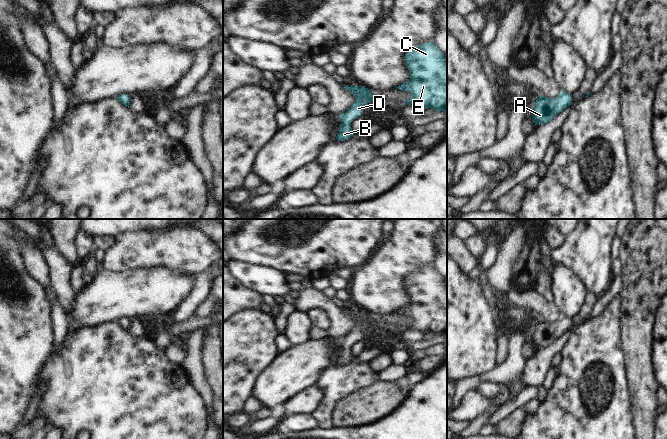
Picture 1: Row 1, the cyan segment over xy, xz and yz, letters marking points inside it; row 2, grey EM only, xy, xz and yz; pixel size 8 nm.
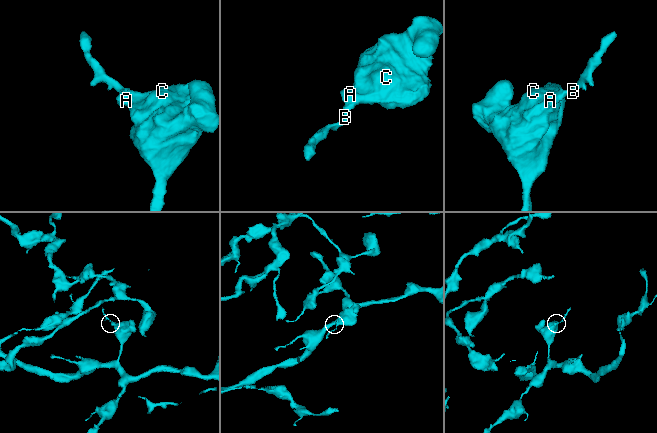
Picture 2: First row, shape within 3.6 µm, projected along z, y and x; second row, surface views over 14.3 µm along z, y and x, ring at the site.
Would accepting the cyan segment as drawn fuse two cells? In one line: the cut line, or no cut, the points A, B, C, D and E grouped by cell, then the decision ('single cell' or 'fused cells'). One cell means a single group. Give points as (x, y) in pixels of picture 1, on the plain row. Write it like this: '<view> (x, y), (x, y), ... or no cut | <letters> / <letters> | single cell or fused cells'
no cut | A B C D E | single cell

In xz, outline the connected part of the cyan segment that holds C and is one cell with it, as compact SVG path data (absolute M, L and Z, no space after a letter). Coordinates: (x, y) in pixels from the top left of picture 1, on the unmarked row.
M433 265L423 267L408 275L405 278L405 285L410 295L410 304L396 312L411 317L412 321L404 324L407 329L447 336L447 284L439 272Z

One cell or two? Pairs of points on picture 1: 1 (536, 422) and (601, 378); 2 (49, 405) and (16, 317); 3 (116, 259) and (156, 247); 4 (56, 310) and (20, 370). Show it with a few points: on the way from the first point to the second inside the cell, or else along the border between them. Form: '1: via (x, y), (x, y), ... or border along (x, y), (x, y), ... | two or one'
1: via (552, 422), (557, 422), (585, 394) | one
2: border along (49, 355), (38, 377), (35, 389) | two
3: via (126, 254), (130, 251), (146, 250) | one
4: border along (50, 308), (49, 321), (53, 344) | two

